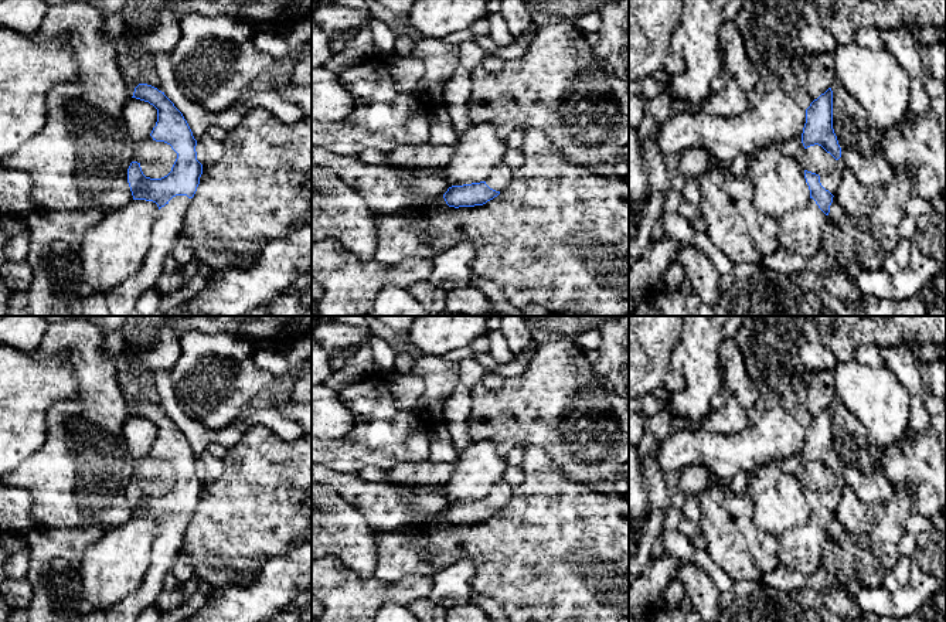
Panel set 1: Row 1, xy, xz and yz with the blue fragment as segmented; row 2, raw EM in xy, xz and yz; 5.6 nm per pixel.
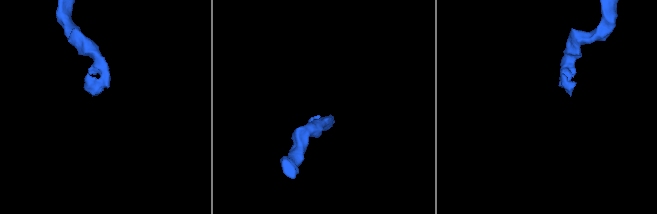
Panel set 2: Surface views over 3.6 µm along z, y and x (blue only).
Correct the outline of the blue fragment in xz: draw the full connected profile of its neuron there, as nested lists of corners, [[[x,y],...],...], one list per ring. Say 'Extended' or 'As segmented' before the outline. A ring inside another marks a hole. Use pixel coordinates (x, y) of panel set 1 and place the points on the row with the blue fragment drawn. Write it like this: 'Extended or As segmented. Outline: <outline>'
Extended. Outline: [[[501,162],[490,177],[480,183],[452,186],[443,194],[449,207],[483,205],[497,197],[510,183],[513,171]]]

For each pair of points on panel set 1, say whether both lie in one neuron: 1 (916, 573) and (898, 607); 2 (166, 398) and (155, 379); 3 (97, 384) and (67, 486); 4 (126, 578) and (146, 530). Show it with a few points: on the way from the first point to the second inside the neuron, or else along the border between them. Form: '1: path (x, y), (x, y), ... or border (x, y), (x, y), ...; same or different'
1: path (916, 581), (916, 588), (907, 598); same
2: path (166, 394), (166, 390), (159, 383); same
3: path (74, 410), (63, 411), (55, 424), (67, 458); same
4: path (126, 567), (126, 550), (135, 541); same

